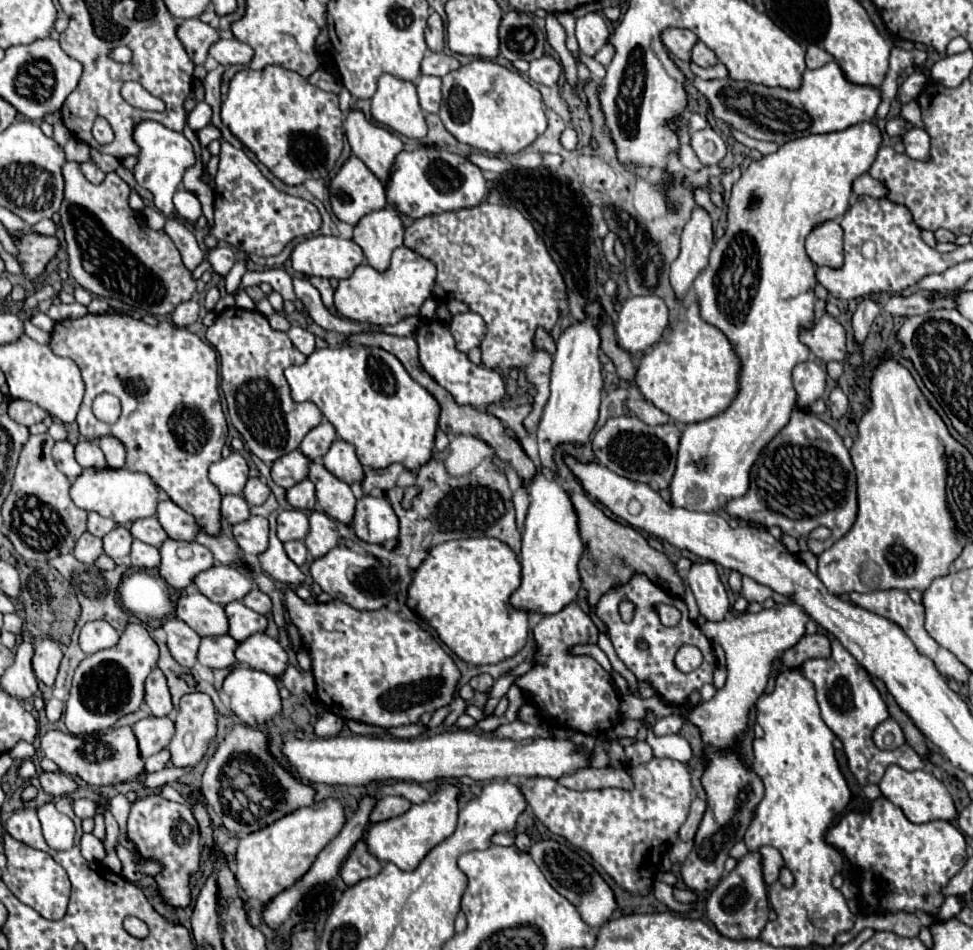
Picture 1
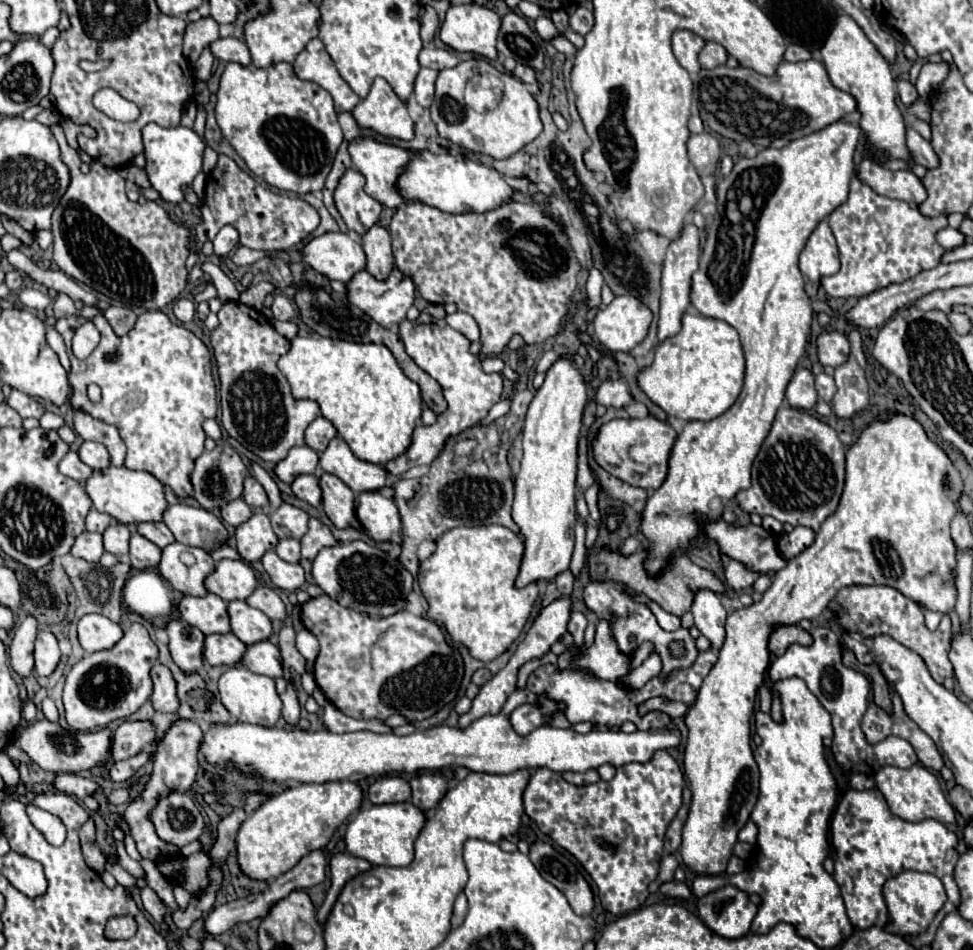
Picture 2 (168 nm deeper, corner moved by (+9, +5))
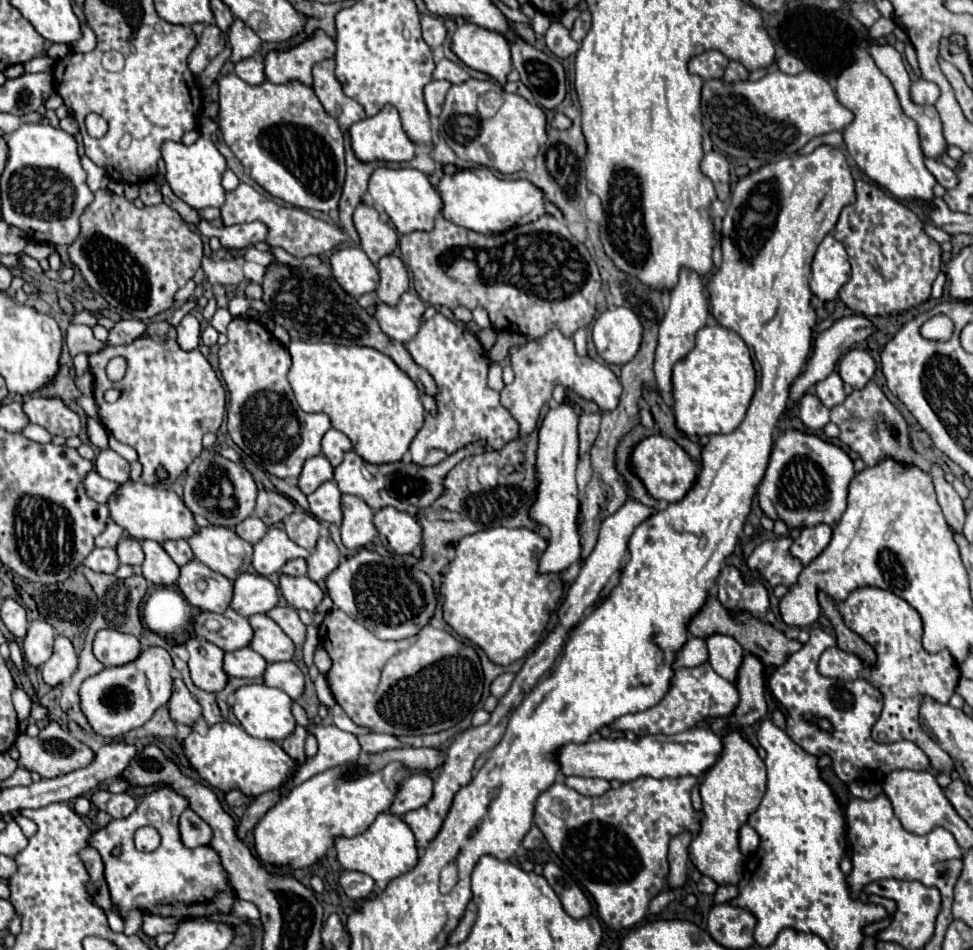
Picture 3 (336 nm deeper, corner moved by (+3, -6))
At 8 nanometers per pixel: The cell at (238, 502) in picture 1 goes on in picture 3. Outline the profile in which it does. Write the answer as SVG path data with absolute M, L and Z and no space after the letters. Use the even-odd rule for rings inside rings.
M248 516L246 520L242 520L238 526L236 526L236 534L242 538L242 540L246 540L246 542L250 542L250 544L254 544L254 542L258 542L264 534L266 534L266 524L258 518L258 516Z

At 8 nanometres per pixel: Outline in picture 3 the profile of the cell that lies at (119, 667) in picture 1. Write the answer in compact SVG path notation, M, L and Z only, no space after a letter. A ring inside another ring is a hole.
M150 646L128 664L104 668L102 672L86 678L80 686L80 710L86 716L90 728L100 736L116 738L146 724L154 716L154 712L170 700L170 668L170 654L164 648Z

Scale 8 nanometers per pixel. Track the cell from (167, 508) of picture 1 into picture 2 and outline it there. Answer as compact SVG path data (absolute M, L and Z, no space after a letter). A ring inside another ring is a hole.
M186 503L170 505L164 513L164 523L178 543L200 547L208 553L222 547L228 539L228 531L222 521L202 507L190 507Z

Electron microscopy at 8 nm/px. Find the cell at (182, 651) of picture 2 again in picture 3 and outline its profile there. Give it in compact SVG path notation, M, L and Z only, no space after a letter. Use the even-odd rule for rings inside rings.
M190 638L184 646L190 652L188 668L190 668L192 682L206 692L222 690L228 680L226 672L222 670L224 652L212 642L200 638Z

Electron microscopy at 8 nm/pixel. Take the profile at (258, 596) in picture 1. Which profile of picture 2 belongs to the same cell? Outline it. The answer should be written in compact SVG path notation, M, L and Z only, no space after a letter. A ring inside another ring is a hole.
M262 585L256 587L256 591L246 599L246 603L250 607L256 607L256 609L264 611L270 619L276 619L276 621L286 619L286 605L280 599L280 595L270 587L262 587Z

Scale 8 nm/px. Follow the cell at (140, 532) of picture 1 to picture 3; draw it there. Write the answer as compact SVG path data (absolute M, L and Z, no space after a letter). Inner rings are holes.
M168 540L162 544L162 548L168 552L168 556L178 564L178 566L184 566L186 562L190 562L194 558L192 550L188 548L188 542L186 540Z

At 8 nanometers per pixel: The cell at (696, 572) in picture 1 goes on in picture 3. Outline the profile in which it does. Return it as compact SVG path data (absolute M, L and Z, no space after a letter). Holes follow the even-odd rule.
M712 634L706 638L708 644L708 652L710 652L710 664L712 668L726 678L728 682L736 682L736 672L738 666L742 662L744 650L740 648L740 644L732 638L732 636L724 636L724 634Z

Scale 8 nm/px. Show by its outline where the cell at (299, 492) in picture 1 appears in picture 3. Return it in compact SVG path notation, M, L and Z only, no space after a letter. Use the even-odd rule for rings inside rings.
M334 480L324 482L322 486L318 486L310 496L308 496L308 504L310 504L310 512L322 520L322 522L332 522L332 524L340 524L342 520L342 512L340 512L340 490L336 486Z

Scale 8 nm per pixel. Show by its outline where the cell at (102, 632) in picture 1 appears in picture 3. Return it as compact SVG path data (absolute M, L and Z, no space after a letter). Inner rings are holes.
M98 630L94 636L94 656L104 666L122 666L132 662L142 646L136 636L118 632L118 630Z

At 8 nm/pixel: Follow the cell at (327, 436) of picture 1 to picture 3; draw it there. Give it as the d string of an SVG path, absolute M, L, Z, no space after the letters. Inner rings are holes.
M330 428L330 430L324 434L320 446L322 446L322 454L330 460L332 466L338 466L338 464L342 462L344 454L346 454L348 450L352 450L350 438L348 438L346 434L342 434L340 430L336 430L336 428Z

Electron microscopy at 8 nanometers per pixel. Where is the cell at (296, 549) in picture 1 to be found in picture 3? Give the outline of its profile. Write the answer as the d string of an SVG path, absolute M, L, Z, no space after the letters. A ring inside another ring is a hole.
M304 558L288 560L288 562L282 566L282 572L288 574L288 576L304 576L304 574L306 574L306 560L304 560Z

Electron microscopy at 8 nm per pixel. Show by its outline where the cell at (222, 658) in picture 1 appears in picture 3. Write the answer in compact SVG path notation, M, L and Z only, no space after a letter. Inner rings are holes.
M250 646L224 654L224 672L236 678L260 678L264 674L266 660Z

